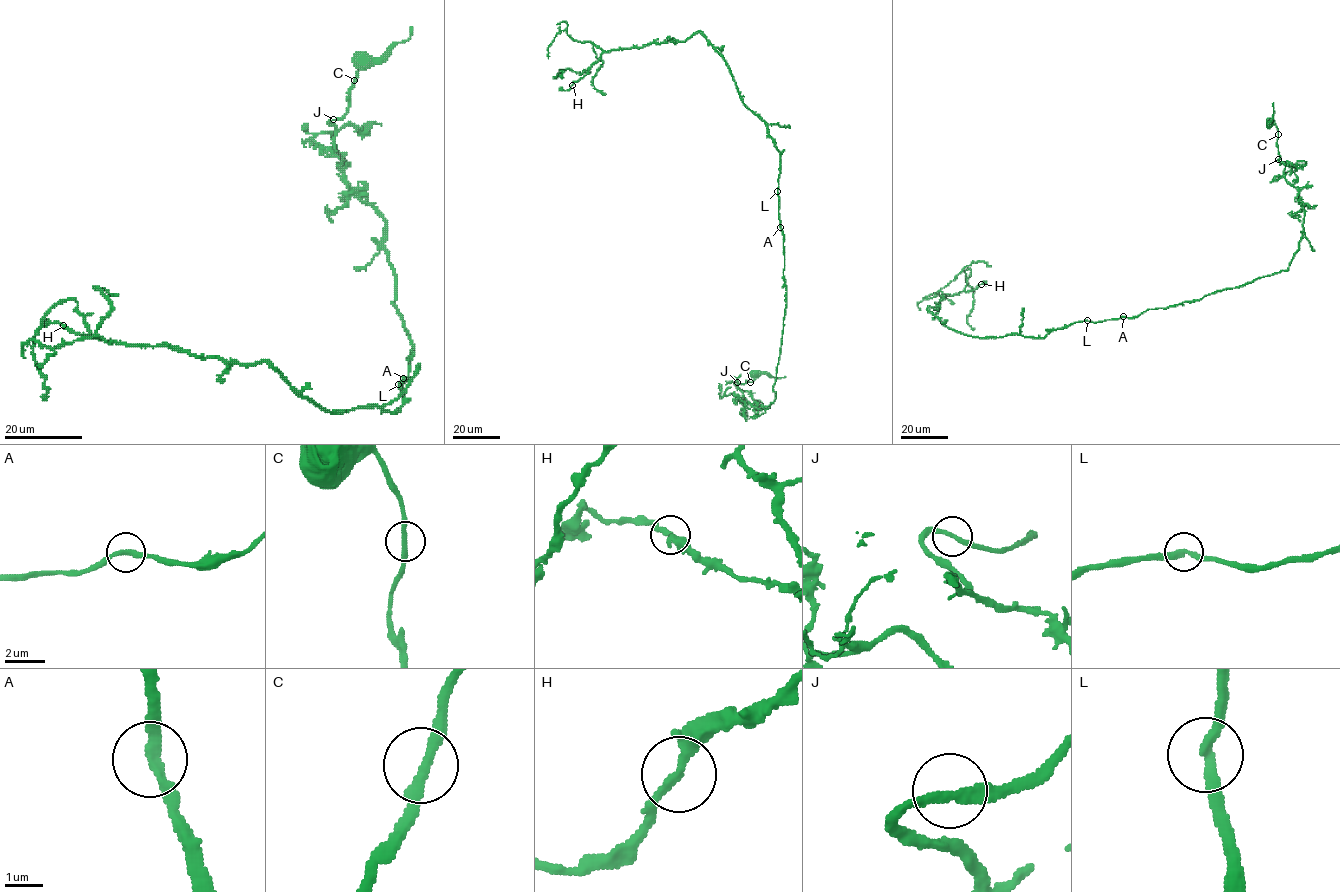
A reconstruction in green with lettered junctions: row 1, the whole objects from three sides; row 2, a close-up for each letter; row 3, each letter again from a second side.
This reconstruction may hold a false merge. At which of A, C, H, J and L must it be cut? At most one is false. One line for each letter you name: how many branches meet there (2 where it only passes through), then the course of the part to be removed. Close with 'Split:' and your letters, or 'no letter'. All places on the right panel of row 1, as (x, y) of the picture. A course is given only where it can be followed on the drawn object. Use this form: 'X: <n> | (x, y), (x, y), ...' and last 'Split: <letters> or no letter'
Split: no letter

